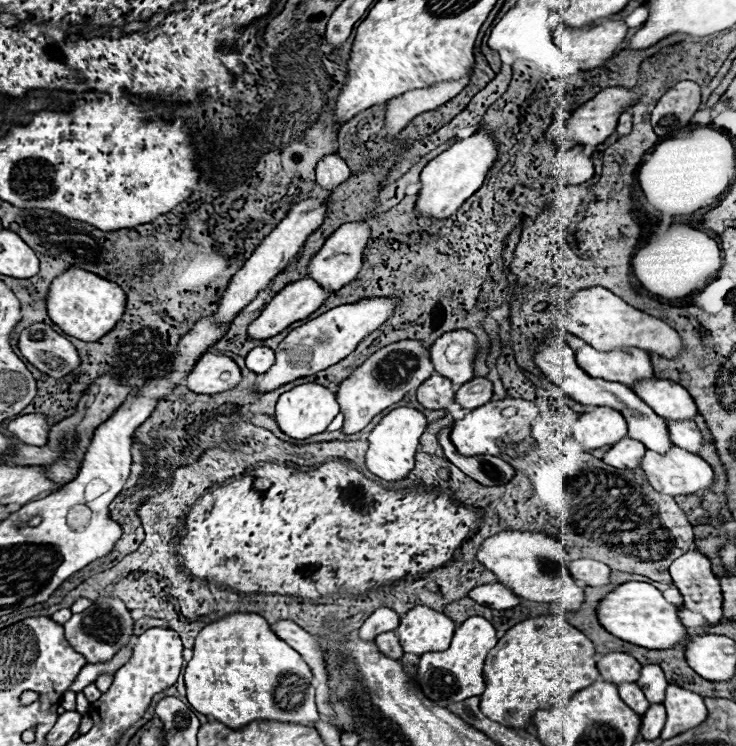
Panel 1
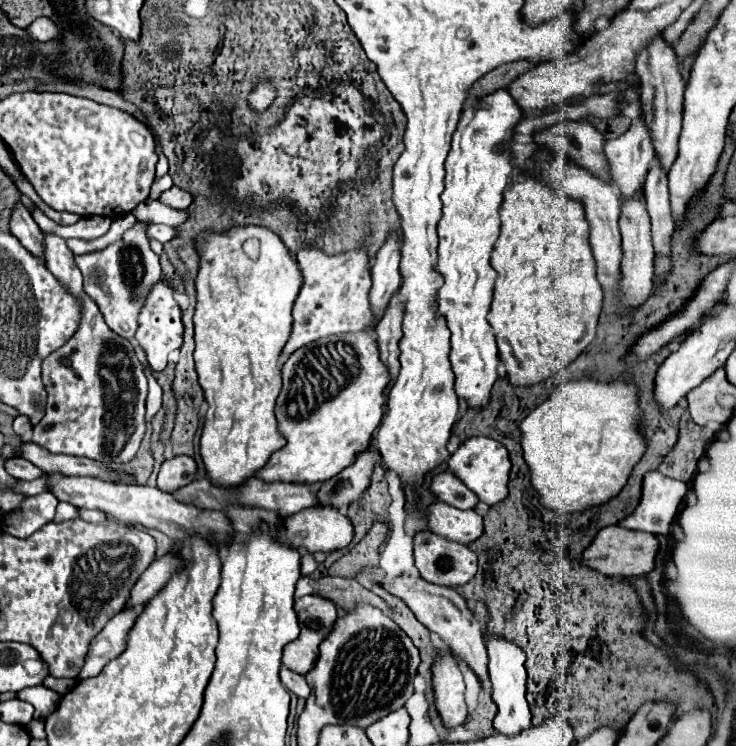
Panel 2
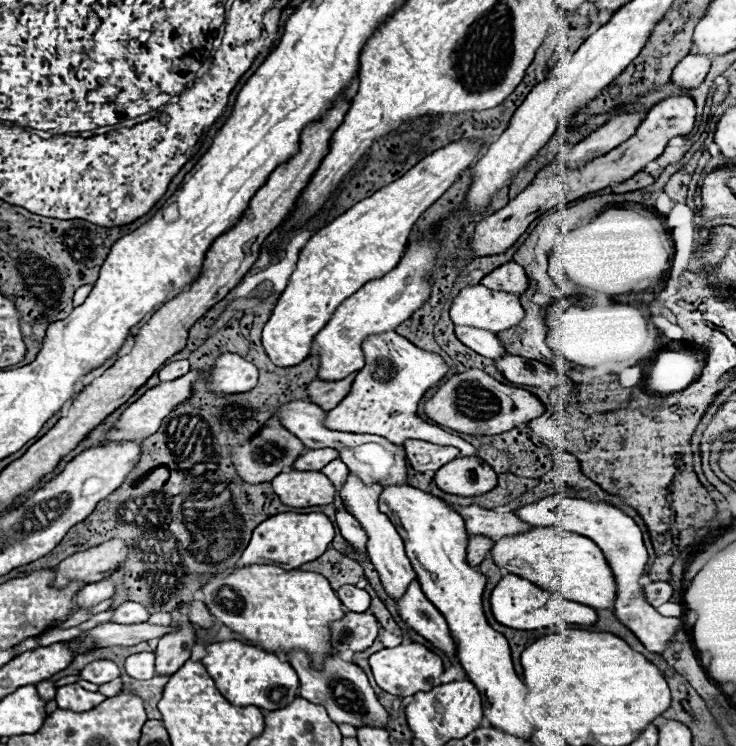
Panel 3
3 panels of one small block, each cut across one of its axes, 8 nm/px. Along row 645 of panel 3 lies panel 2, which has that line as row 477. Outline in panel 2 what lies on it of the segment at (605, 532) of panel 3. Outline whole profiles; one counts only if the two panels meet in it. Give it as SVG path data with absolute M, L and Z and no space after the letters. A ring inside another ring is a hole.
M658 470L648 472L642 482L642 496L636 510L620 520L618 526L650 534L668 534L686 490L688 484L680 480L672 480Z

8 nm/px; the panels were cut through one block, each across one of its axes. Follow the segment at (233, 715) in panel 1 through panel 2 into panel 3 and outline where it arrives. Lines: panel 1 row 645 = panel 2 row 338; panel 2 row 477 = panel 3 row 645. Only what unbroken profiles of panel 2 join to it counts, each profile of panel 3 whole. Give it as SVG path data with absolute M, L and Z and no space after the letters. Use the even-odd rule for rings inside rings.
M240 640L214 642L206 646L206 656L202 658L208 674L214 678L218 690L234 706L258 706L262 710L280 710L296 698L298 676L292 666L280 660L276 654L264 652L256 646L248 646Z

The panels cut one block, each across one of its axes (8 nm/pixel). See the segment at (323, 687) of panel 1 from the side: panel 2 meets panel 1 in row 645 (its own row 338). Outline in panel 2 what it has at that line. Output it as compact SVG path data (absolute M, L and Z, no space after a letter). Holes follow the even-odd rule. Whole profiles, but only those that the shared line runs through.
M304 248L298 252L298 264L304 284L292 308L294 322L290 338L282 350L282 362L288 360L292 352L314 340L330 334L360 332L372 324L372 312L368 304L368 290L372 286L370 260L362 250L326 256L316 248Z

